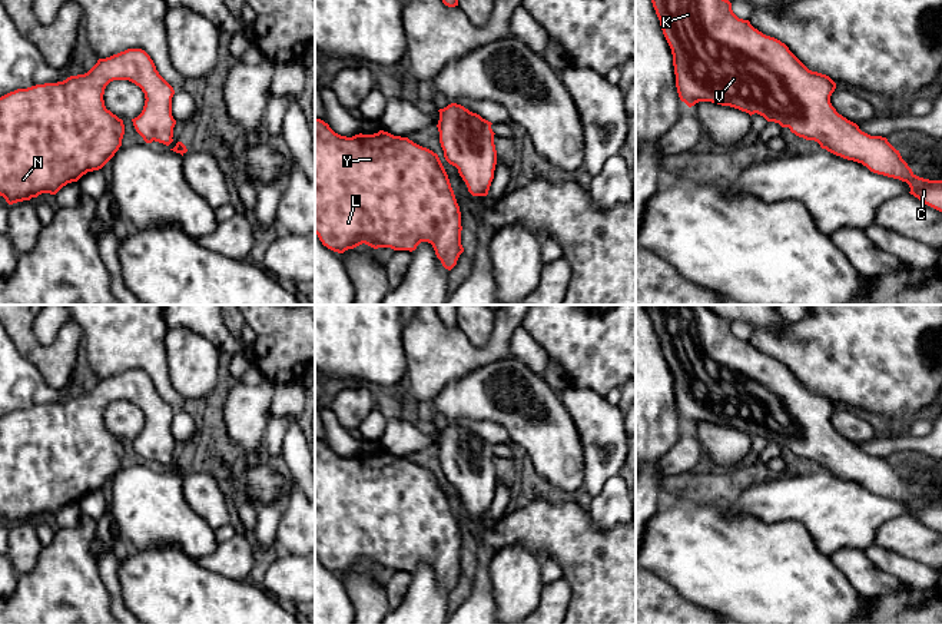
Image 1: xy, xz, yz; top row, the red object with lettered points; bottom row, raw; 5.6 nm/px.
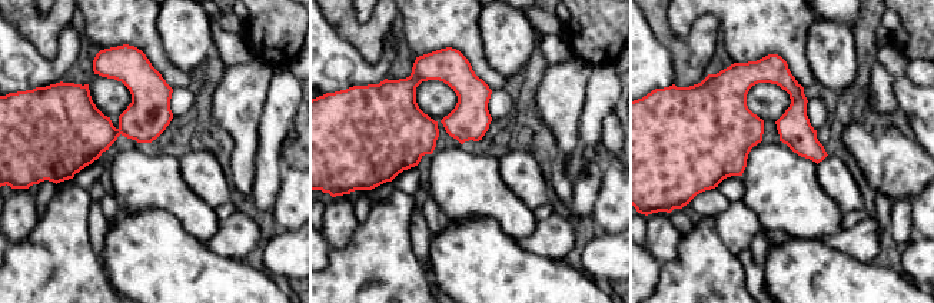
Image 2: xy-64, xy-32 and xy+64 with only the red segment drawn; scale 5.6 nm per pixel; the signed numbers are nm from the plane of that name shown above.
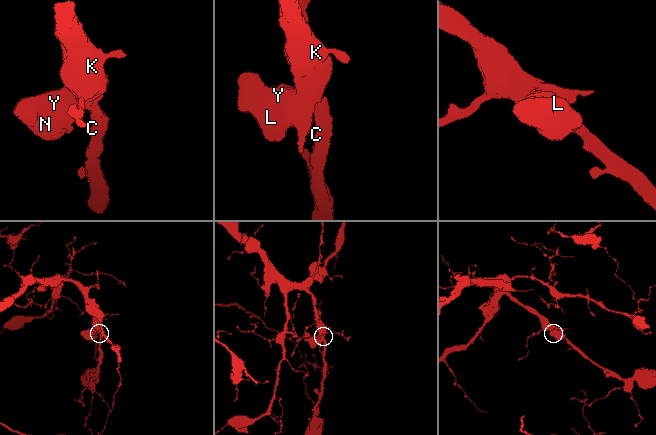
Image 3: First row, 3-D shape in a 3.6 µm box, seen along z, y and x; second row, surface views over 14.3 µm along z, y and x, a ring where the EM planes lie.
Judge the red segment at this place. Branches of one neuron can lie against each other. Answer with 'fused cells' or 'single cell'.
single cell

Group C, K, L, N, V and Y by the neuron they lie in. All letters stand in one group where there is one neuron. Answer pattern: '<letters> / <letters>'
C K L N V Y

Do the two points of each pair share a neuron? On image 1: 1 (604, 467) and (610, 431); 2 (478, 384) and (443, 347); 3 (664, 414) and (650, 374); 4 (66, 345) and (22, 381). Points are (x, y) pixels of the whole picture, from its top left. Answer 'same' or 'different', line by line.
1: same
2: different
3: same
4: different

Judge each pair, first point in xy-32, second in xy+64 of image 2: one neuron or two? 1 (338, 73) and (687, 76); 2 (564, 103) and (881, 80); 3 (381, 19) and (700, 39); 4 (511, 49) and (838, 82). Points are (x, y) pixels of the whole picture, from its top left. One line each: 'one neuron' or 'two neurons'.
1: two neurons
2: one neuron
3: one neuron
4: one neuron

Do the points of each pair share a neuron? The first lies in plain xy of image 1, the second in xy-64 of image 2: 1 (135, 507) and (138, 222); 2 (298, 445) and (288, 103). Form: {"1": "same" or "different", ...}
{"1": "different", "2": "different"}

